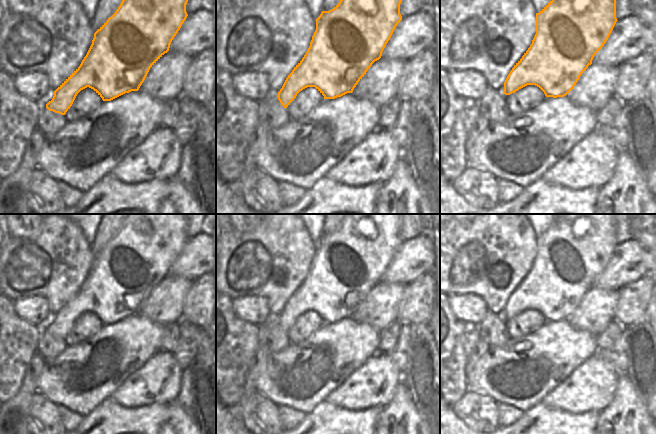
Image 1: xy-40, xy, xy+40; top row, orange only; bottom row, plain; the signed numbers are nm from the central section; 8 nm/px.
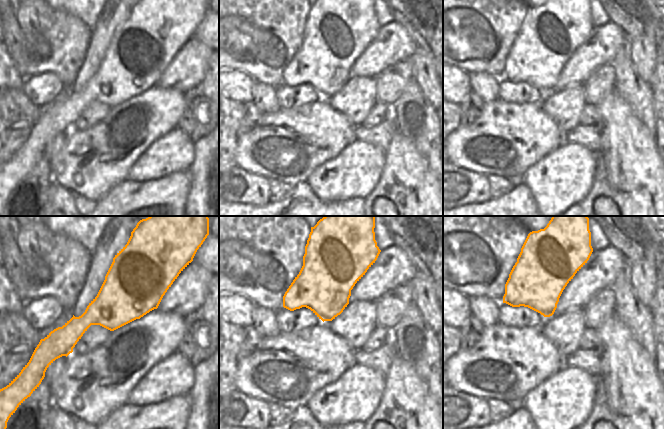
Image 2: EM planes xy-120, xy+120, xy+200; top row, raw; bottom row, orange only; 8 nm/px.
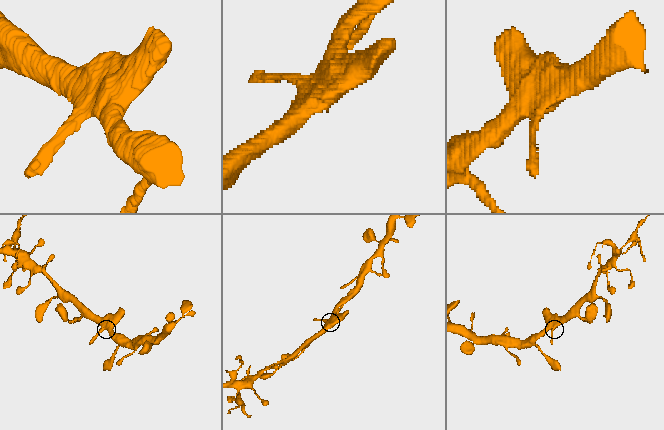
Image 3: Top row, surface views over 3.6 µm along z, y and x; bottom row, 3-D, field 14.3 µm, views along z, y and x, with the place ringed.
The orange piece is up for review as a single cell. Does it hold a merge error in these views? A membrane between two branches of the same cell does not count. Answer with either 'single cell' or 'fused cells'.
fused cells

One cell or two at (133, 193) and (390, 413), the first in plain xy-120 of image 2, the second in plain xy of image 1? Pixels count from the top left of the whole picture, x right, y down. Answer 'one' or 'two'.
two

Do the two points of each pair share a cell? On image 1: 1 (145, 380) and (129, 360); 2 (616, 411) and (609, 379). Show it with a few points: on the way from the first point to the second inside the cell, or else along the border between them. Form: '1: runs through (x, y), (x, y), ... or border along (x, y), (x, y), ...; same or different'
1: border along (154, 353), (120, 385); different
2: border along (618, 375), (614, 397), (600, 411); different

